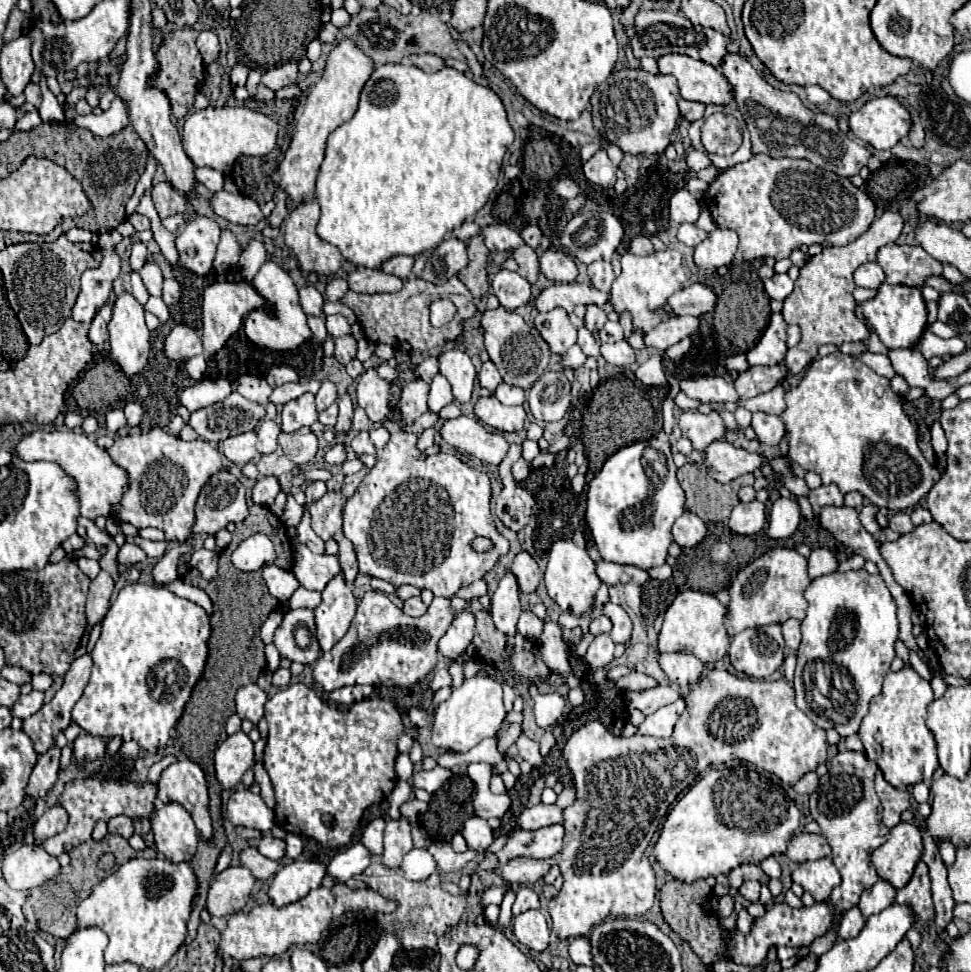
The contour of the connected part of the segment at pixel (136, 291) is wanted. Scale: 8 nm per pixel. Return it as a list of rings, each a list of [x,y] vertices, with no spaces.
[[[132,273],[132,295],[134,295],[134,299],[138,299],[140,305],[146,305],[148,297],[150,297],[146,287],[142,285],[142,279],[140,279],[138,273]]]

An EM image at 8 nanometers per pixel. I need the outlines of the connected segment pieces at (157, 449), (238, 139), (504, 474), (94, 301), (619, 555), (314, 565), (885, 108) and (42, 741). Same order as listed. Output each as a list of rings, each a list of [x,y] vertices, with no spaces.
[[[152,427],[148,433],[130,433],[118,437],[108,449],[108,455],[118,463],[126,475],[130,475],[130,487],[126,495],[112,507],[110,517],[120,523],[130,523],[138,529],[156,527],[166,533],[166,541],[186,541],[192,537],[194,503],[206,479],[220,471],[222,457],[208,441],[182,441],[166,435],[160,427]]]
[[[208,107],[186,117],[182,127],[182,145],[196,167],[210,167],[224,173],[240,155],[268,155],[276,145],[276,135],[276,121],[258,111],[248,107]]]
[[[512,443],[506,459],[498,465],[498,471],[500,471],[504,489],[502,489],[500,497],[496,499],[494,511],[496,511],[498,519],[508,529],[512,529],[512,531],[520,531],[528,523],[528,517],[532,513],[536,513],[536,501],[534,501],[534,497],[528,491],[520,489],[516,485],[516,481],[512,479],[510,465],[514,461],[518,461],[520,457],[522,457],[522,445],[520,443]]]
[[[112,229],[98,237],[100,249],[102,249],[102,263],[98,269],[84,271],[82,275],[82,287],[80,295],[76,299],[76,305],[72,309],[74,321],[92,321],[96,311],[108,301],[112,291],[112,281],[120,273],[120,255],[116,253],[116,245],[122,243],[122,235]]]
[[[652,437],[650,441],[636,441],[632,445],[618,449],[612,457],[608,457],[600,473],[588,485],[586,521],[602,559],[612,563],[626,563],[642,569],[662,565],[668,555],[668,545],[672,543],[670,527],[682,513],[684,513],[684,491],[676,479],[676,465],[672,461],[670,443],[660,441],[656,437]]]
[[[294,543],[294,567],[296,579],[302,587],[322,591],[334,575],[342,573],[338,557],[332,555],[316,555],[306,545]]]
[[[874,97],[850,115],[850,129],[874,149],[892,149],[902,137],[908,137],[912,115],[896,97]]]
[[[90,655],[78,657],[72,663],[70,671],[64,675],[64,685],[54,695],[54,699],[50,703],[44,703],[44,707],[36,715],[24,721],[22,729],[32,739],[38,755],[42,755],[52,745],[60,729],[66,729],[70,725],[72,707],[82,697],[82,691],[90,677],[90,669],[92,669]]]

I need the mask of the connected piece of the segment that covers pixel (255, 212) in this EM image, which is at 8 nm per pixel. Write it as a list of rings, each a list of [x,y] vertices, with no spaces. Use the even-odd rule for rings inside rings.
[[[220,191],[212,197],[212,209],[216,215],[224,217],[226,221],[234,225],[256,225],[264,219],[258,203],[250,197],[244,197],[240,193],[226,193]]]

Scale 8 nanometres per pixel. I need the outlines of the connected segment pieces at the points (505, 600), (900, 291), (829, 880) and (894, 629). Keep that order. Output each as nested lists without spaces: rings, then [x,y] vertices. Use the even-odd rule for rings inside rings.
[[[508,571],[500,579],[498,589],[492,595],[492,613],[490,613],[494,619],[494,625],[506,635],[516,633],[516,621],[522,613],[518,597],[520,597],[518,581],[514,579],[514,573]]]
[[[882,283],[872,299],[856,305],[856,315],[860,321],[864,321],[868,327],[874,329],[874,333],[888,349],[902,349],[902,347],[912,349],[918,345],[920,337],[924,335],[928,311],[918,287]]]
[[[822,857],[816,861],[804,861],[792,871],[792,881],[800,883],[816,901],[828,901],[832,889],[840,883],[840,873],[832,859]]]
[[[864,569],[830,573],[814,579],[806,593],[808,611],[802,621],[802,643],[798,647],[798,665],[794,677],[796,705],[802,709],[818,727],[836,729],[840,737],[850,737],[858,733],[858,727],[868,711],[868,703],[882,689],[884,675],[890,671],[890,663],[896,657],[894,641],[898,639],[898,619],[896,603],[886,589],[880,575],[868,575]],[[812,661],[834,663],[842,677],[850,679],[852,701],[838,707],[840,711],[814,711],[806,701],[806,689],[802,681],[804,667]]]

